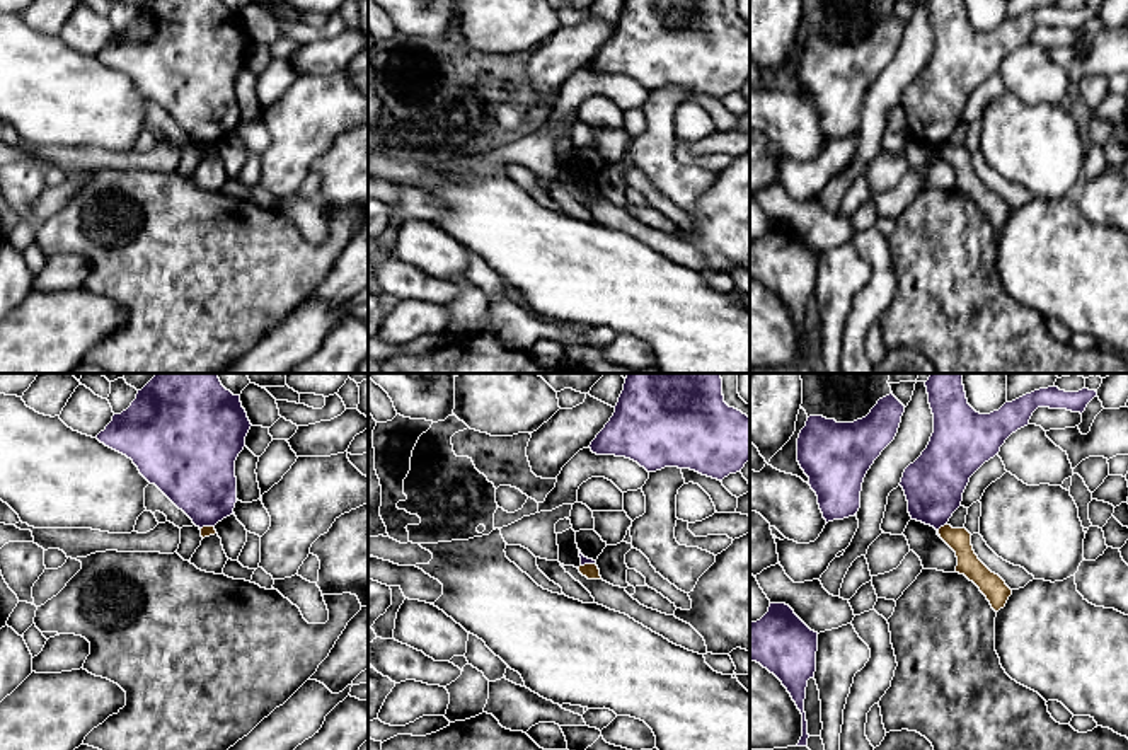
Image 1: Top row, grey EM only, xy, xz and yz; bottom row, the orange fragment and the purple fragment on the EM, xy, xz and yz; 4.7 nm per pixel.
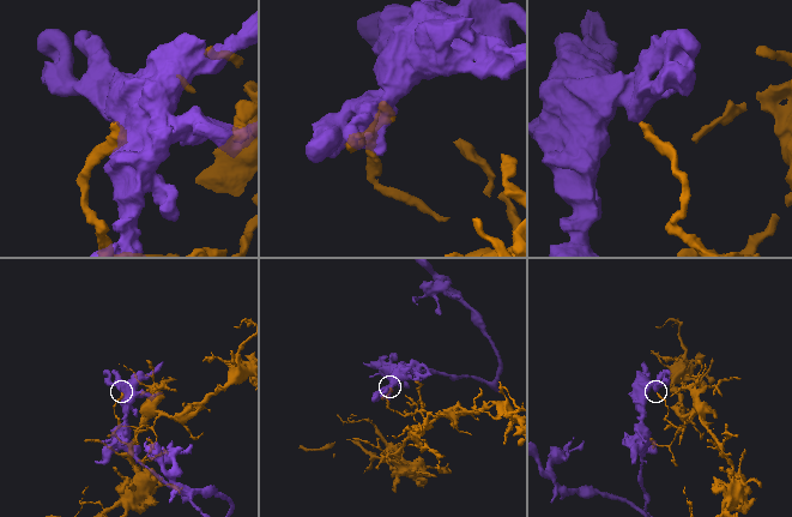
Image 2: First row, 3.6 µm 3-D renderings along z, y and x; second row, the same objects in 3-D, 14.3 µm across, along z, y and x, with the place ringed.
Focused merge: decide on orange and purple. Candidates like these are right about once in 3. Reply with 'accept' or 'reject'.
reject

